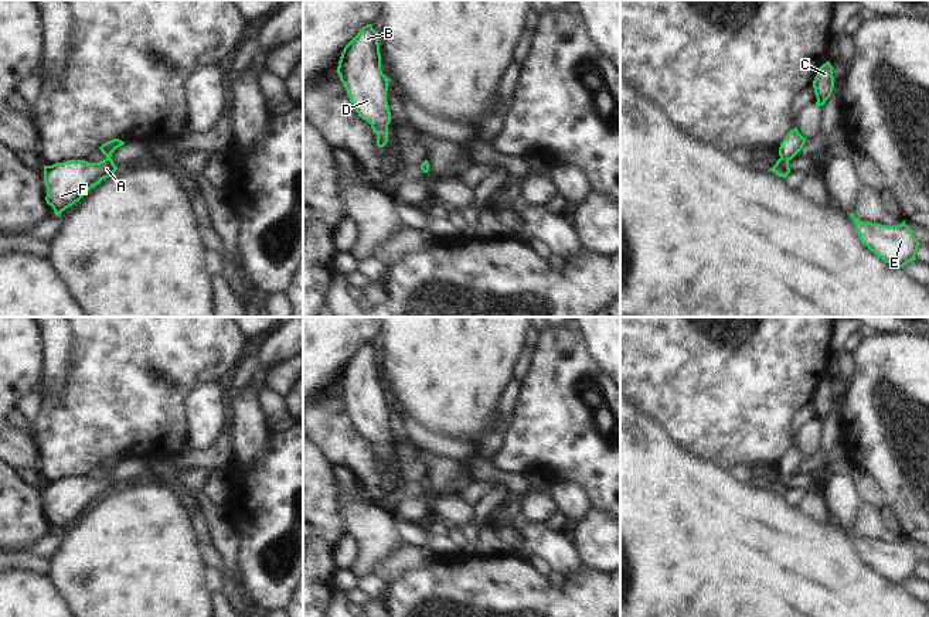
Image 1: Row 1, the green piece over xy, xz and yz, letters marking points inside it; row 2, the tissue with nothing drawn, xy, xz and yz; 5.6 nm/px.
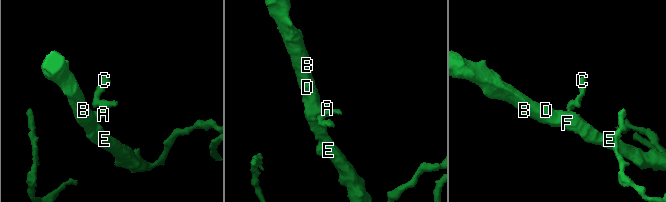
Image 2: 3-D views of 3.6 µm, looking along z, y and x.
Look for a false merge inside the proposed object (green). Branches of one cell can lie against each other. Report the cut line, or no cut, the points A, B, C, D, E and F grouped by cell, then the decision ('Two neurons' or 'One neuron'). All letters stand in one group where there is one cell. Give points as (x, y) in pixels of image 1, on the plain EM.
No split. Groups: A B C D E F. One neuron

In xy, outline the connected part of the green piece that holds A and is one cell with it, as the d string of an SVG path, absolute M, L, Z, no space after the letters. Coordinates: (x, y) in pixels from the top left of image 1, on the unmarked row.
M119 456L103 460L99 466L106 475L99 480L68 477L44 483L45 518L52 524L57 534L78 519L92 504L118 487L110 474L112 470L123 461L125 459Z

